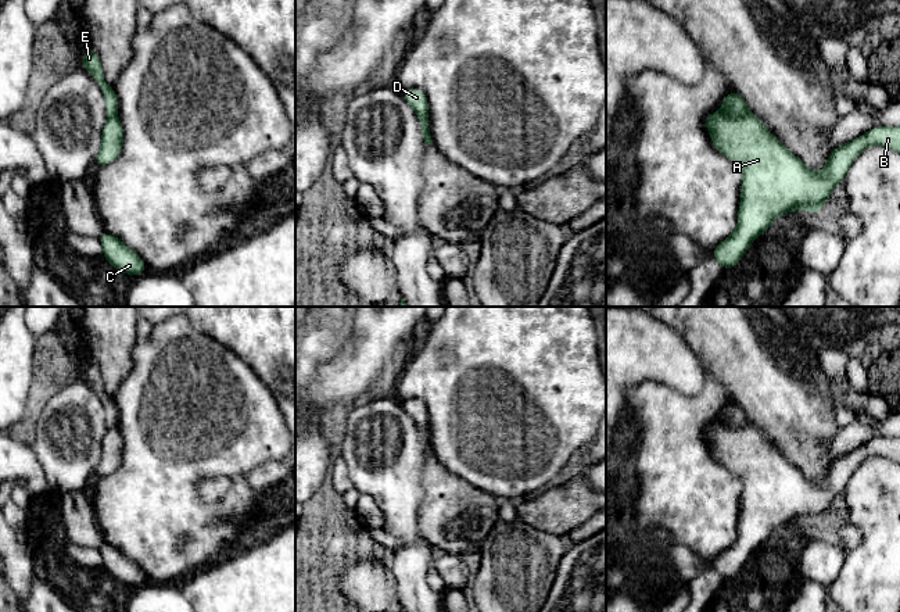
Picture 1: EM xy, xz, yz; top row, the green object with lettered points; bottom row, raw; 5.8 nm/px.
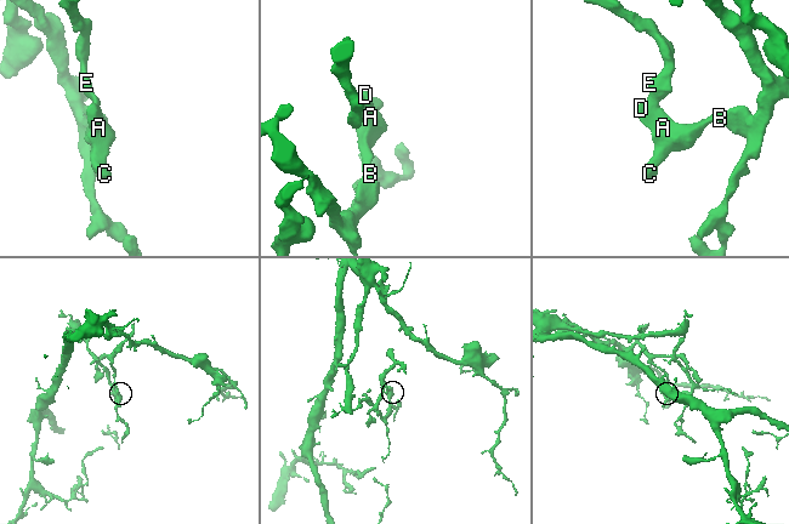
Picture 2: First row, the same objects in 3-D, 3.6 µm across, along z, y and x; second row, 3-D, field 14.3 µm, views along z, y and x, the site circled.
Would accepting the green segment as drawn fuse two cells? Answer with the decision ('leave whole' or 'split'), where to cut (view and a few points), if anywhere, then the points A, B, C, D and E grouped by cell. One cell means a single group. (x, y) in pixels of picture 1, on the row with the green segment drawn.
split; cut yz (723, 110), (731, 115), (745, 115), (749, 113); groups A B C D / E

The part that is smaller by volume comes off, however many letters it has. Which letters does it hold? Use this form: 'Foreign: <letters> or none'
Foreign: E

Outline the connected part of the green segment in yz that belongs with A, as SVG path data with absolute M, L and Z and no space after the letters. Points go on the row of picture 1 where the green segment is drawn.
M714 111L706 117L704 125L713 146L736 164L743 173L738 226L713 251L713 258L722 269L735 268L750 244L771 228L779 215L793 211L814 214L824 210L833 187L843 182L850 165L864 148L882 146L900 153L900 126L875 126L860 137L838 146L820 175L792 154L753 112L745 117L731 117L724 111Z

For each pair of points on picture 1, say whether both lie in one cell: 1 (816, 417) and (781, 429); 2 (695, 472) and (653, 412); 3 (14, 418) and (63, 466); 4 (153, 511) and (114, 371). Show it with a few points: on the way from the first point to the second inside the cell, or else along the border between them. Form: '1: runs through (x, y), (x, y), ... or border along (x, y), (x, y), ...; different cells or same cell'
1: runs through (807, 417), (793, 417), (789, 421); same cell
2: runs through (680, 457), (671, 448), (669, 428); same cell
3: border along (31, 418), (27, 423); different cells
4: border along (131, 355), (131, 372), (113, 397); different cells

